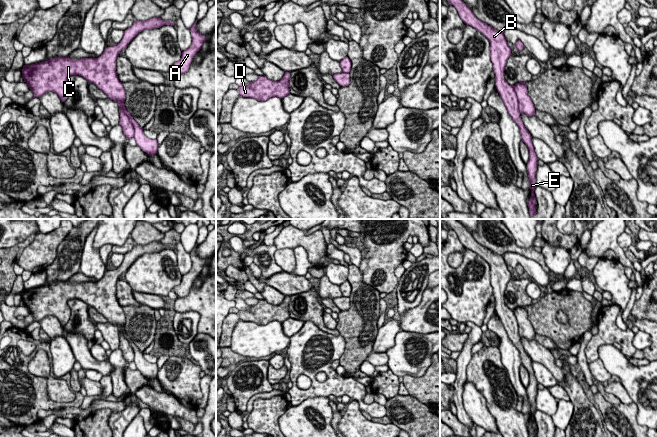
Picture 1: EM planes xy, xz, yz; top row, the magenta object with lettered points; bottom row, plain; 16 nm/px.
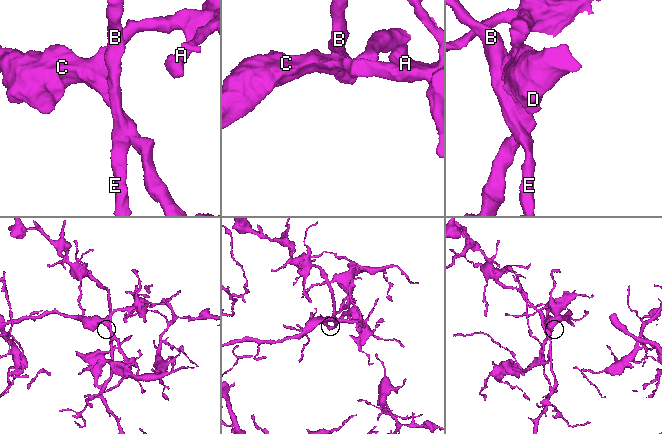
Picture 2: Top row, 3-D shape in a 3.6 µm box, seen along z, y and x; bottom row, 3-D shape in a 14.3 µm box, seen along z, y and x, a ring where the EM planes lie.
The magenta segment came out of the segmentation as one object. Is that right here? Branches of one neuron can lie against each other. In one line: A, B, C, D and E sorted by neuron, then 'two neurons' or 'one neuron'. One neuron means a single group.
A B C D E; one neuron

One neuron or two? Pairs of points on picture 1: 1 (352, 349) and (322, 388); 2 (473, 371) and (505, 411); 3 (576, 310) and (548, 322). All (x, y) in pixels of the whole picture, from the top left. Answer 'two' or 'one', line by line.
1: two
2: one
3: one

